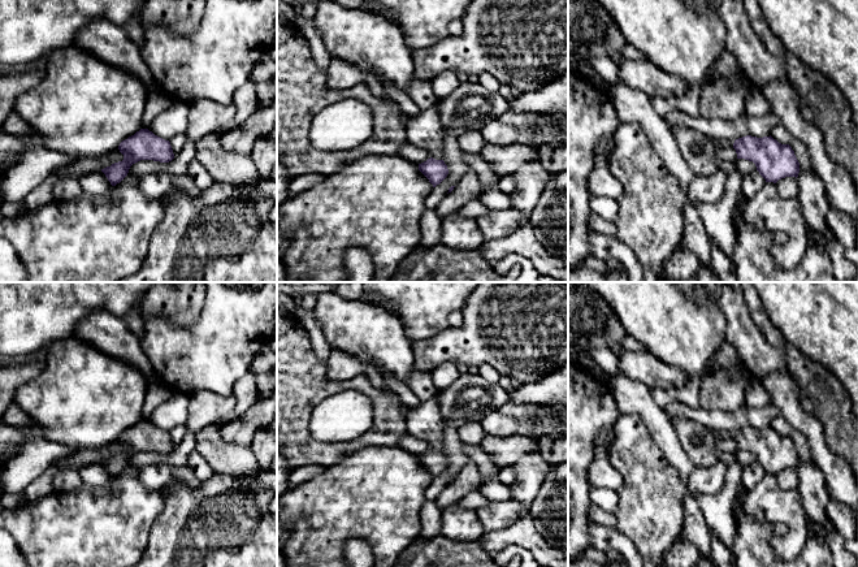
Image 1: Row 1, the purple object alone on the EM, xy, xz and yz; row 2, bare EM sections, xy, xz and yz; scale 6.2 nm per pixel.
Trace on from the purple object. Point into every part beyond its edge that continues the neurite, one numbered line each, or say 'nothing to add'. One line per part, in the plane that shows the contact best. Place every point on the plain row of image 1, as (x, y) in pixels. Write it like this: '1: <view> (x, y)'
1: xz (425, 421)

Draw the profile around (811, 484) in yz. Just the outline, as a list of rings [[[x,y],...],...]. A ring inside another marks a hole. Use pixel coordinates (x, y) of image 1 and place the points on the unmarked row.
[[[800,459],[797,468],[798,488],[805,507],[805,520],[811,525],[833,529],[827,516],[827,506],[832,497],[828,493],[824,475],[812,462]]]

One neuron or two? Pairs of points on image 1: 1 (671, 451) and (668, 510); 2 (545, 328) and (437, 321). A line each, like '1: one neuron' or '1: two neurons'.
1: two neurons
2: two neurons

